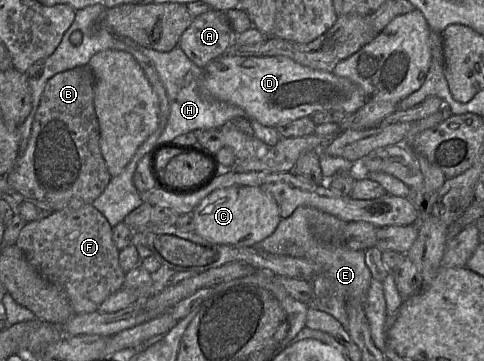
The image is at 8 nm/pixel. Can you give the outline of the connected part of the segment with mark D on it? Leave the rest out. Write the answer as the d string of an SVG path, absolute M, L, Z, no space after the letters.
M225 54L202 68L203 91L243 109L250 119L269 127L319 111L337 110L346 115L357 112L368 97L363 89L334 72L311 69L285 56L236 56Z

